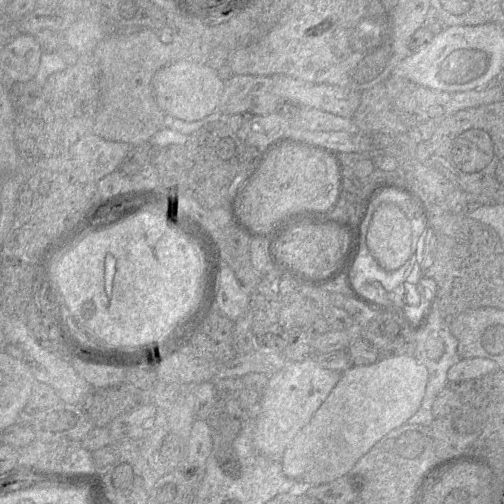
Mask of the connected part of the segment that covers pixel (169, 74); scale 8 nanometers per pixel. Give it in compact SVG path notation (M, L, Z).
M183 58L160 68L152 78L152 88L157 104L166 116L196 121L218 110L224 82L217 70L207 64L197 64L189 58Z

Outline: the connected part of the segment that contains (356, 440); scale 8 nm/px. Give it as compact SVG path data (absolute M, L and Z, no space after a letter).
M401 355L386 359L381 359L380 361L365 366L353 366L350 369L346 370L344 373L341 373L342 376L331 391L327 399L323 402L323 404L319 407L319 409L313 414L310 421L296 434L290 444L287 446L283 455L280 459L280 464L283 473L288 478L295 480L299 487L320 485L332 482L342 476L348 476L352 468L355 464L365 455L367 454L373 446L378 443L386 434L390 431L406 424L408 420L415 415L415 413L419 410L423 398L426 393L426 387L428 383L428 370L427 368L419 362L414 356Z

